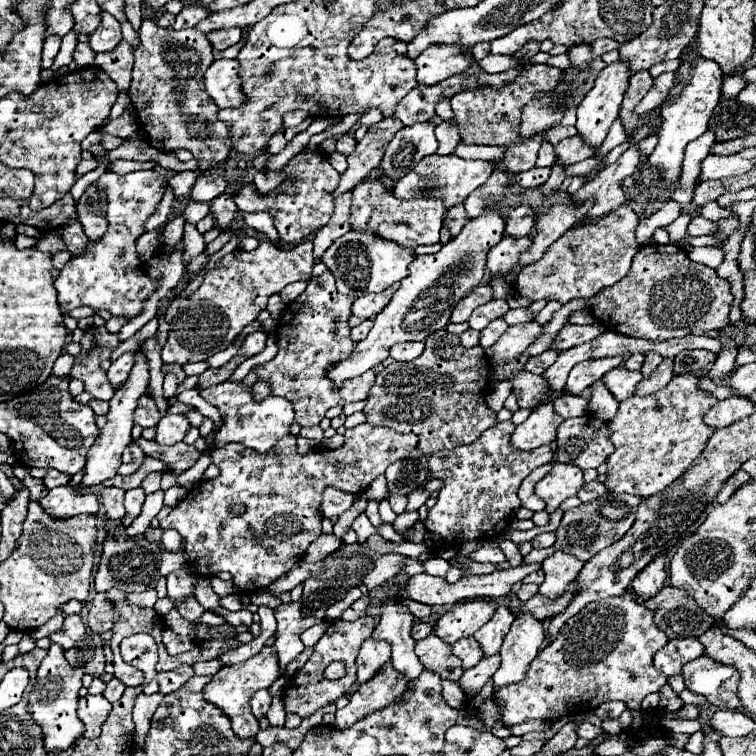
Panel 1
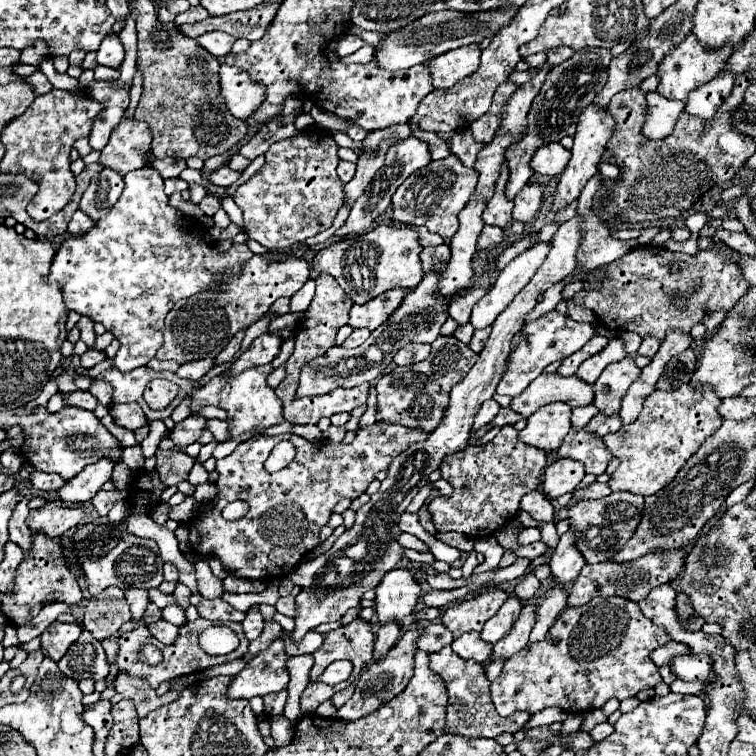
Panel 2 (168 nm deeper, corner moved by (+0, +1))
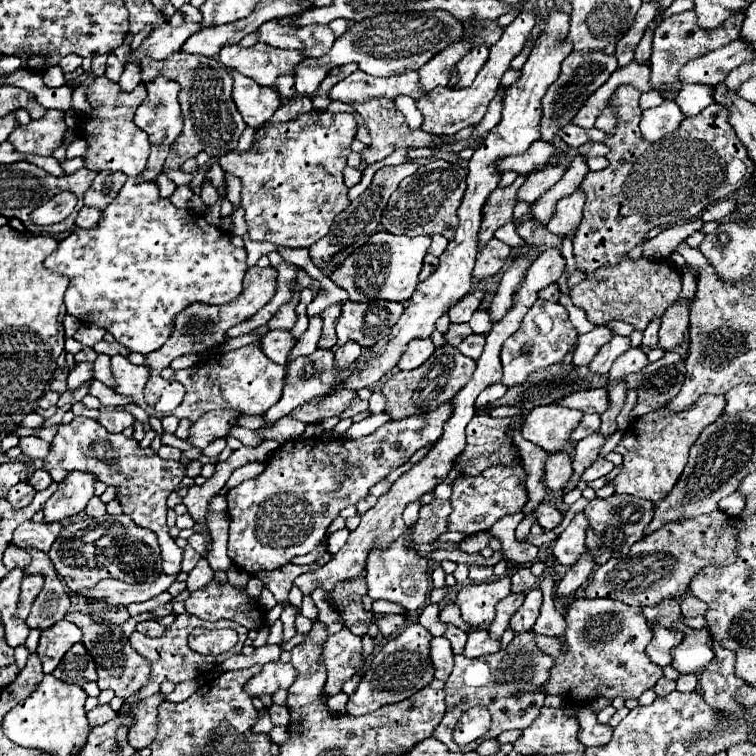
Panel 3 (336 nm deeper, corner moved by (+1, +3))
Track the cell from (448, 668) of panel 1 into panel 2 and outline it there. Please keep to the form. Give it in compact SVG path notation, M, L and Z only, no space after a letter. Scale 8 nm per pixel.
M444 647L438 653L430 655L430 667L434 673L438 673L446 687L448 687L448 709L446 709L446 733L452 735L462 735L468 739L478 739L478 737L488 737L494 739L500 733L516 733L528 719L530 715L526 713L514 713L514 717L502 719L498 711L494 711L494 703L490 699L490 681L486 677L486 667L474 661L464 661L458 657L452 647Z

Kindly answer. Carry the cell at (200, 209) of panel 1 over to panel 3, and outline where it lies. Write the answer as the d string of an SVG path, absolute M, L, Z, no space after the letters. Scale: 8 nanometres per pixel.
M205 183L203 191L201 191L201 199L203 199L205 205L215 205L219 201L219 193L211 183Z

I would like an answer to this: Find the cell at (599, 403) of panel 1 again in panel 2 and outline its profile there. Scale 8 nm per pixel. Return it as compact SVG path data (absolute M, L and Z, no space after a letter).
M596 415L588 425L586 425L586 431L598 435L598 437L604 437L608 433L614 433L622 427L622 421L618 415L612 415L612 417L606 417L606 415Z

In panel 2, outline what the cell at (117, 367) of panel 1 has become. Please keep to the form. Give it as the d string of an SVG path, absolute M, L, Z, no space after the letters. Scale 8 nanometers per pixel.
M142 167L142 169L136 169L136 171L130 171L124 175L124 181L126 181L126 187L124 187L124 193L122 197L118 199L118 203L108 211L106 217L102 217L86 235L78 235L78 237L70 237L66 239L60 249L56 251L54 255L54 261L52 261L52 267L50 267L50 279L58 281L60 287L62 287L62 293L64 293L64 303L70 311L76 311L78 315L84 315L84 317L92 317L94 323L102 323L106 327L106 331L110 331L118 341L120 341L120 349L118 349L118 355L112 359L114 361L114 367L118 367L120 371L132 371L136 367L142 367L148 363L148 359L152 359L156 355L156 351L162 347L164 343L164 317L166 313L172 309L172 305L180 299L186 299L190 295L196 295L200 291L218 291L218 285L220 285L220 275L240 275L242 271L242 263L246 263L254 253L248 249L248 245L232 245L228 251L210 251L212 249L212 237L206 231L202 231L202 227L198 227L198 221L192 219L192 217L186 217L184 213L180 213L178 209L170 207L168 205L168 195L164 193L164 179L158 175L156 169L152 167Z

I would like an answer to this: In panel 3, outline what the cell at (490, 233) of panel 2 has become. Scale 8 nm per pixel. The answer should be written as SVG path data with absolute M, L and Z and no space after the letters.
M489 239L487 245L477 253L477 261L475 261L475 269L473 269L473 275L479 277L479 279L487 279L495 273L499 273L505 265L505 261L509 259L509 245L505 245L503 241L499 239Z

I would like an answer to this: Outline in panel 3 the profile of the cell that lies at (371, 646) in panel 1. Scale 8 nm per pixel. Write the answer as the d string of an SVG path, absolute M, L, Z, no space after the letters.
M381 615L377 617L377 625L379 625L379 631L387 637L387 635L395 635L397 631L401 631L405 623L405 615Z

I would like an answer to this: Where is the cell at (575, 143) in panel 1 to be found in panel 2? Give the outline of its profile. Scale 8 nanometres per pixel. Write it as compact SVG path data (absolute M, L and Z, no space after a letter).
M548 143L534 153L534 159L530 159L530 167L538 175L556 177L566 169L568 161L570 161L570 151L566 151L560 143Z

